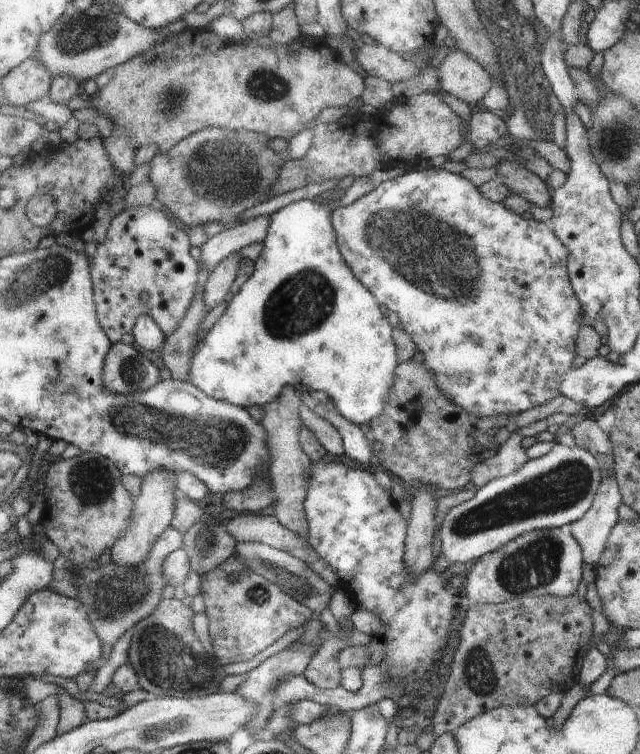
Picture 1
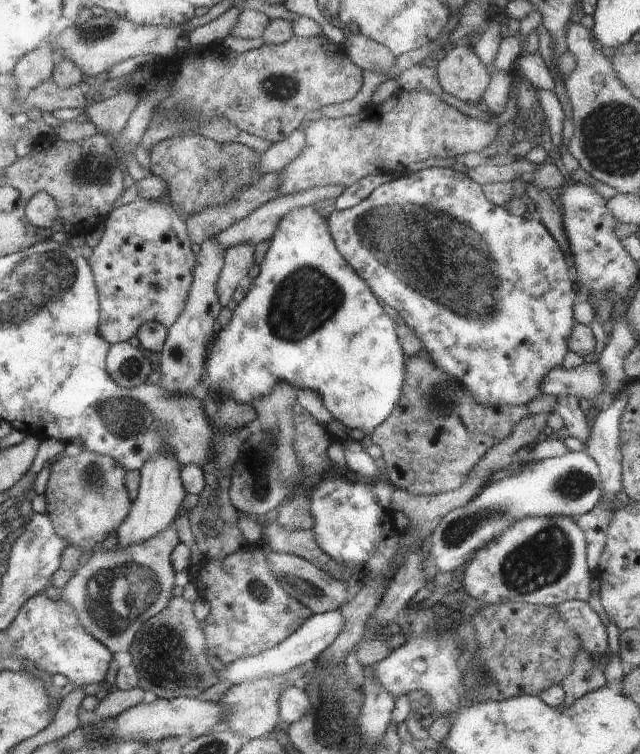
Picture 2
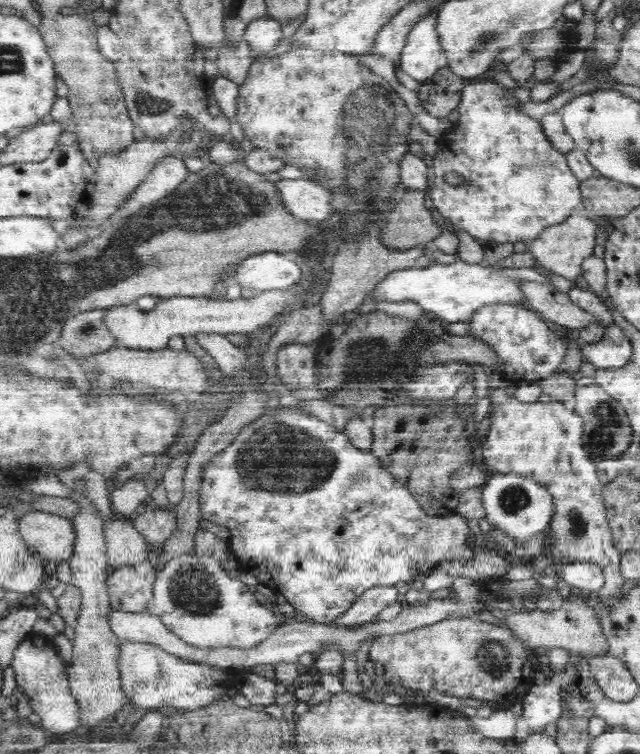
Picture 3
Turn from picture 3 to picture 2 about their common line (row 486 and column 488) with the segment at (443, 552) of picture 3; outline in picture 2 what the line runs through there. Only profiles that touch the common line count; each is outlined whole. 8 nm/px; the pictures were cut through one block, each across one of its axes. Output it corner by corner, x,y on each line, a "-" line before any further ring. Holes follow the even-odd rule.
430,167
410,173
408,176
386,181
377,186
371,196
366,197
359,205
333,211
328,222
335,245
344,260
356,270
364,282
367,282
367,285
384,304
392,306
398,312
399,319
416,333
422,348
430,354
432,362
449,377
460,382
468,390
468,394
472,394
476,402
489,407
527,405
536,396
543,394
541,387
545,377
552,370
562,367
564,356
570,351
568,344
575,326
572,306
574,306
576,292
572,288
574,286
570,278
572,274
566,266
566,260
562,256
562,250
556,238
552,236
547,227
540,224
540,221
513,215
504,207
496,206
486,197
483,187
466,173
456,172
450,167

